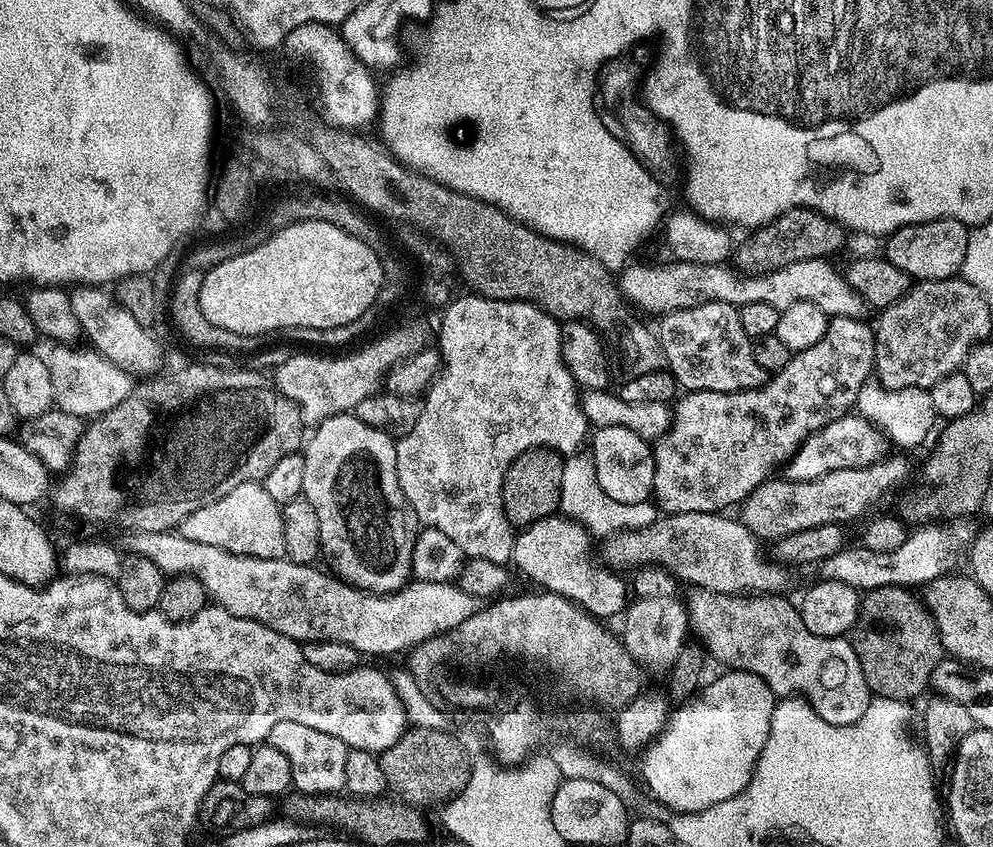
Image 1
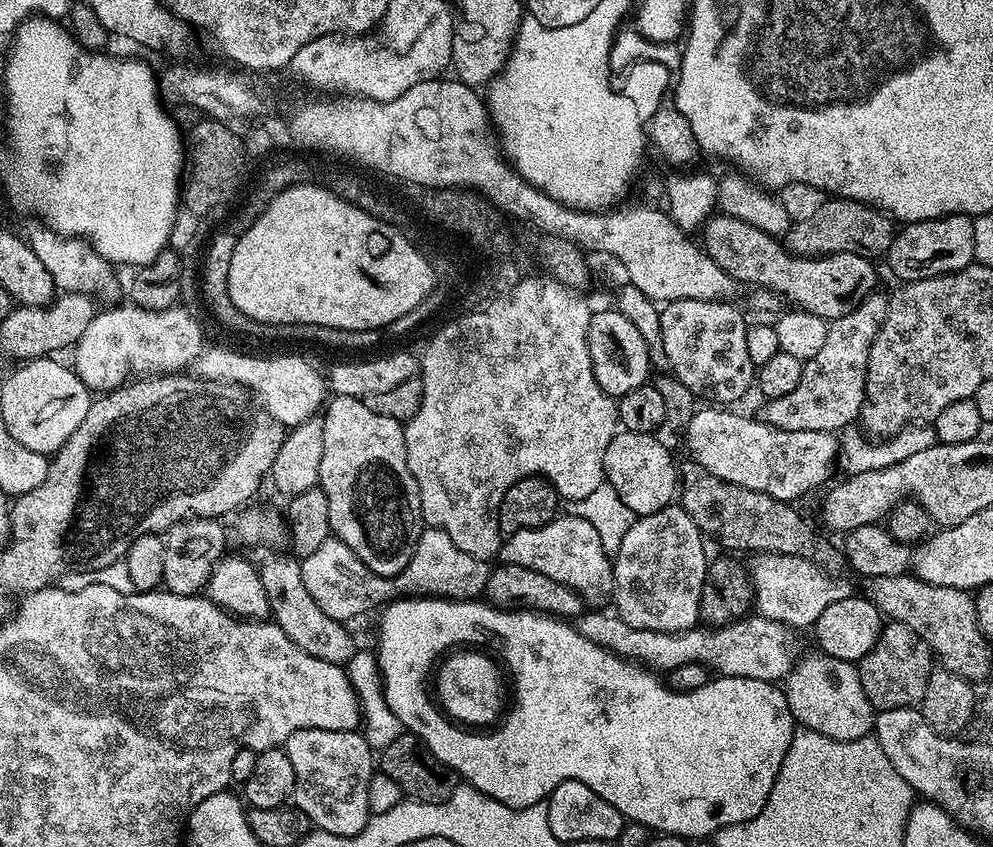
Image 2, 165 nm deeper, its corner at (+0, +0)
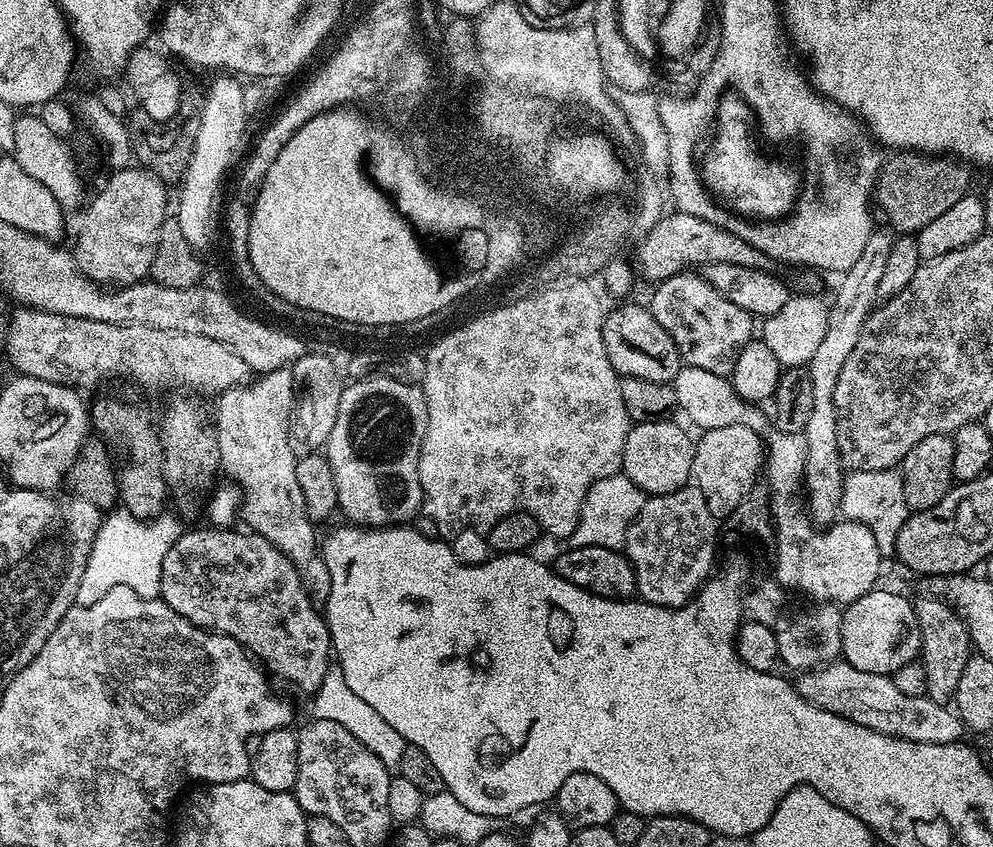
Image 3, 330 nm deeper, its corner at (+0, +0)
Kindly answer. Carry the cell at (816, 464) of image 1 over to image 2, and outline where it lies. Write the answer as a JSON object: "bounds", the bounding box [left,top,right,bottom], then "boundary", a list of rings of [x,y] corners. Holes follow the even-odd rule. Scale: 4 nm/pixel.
{"bounds":[688,406,840,502],"boundary":[[[704,406],[688,420],[688,452],[691,459],[701,463],[712,475],[726,483],[734,483],[748,490],[764,491],[776,499],[787,502],[795,501],[795,496],[812,488],[832,468],[836,460],[836,451],[840,444],[836,441],[835,431],[815,432],[814,430],[798,430],[767,424],[764,420],[751,420],[748,416],[739,416],[736,410],[725,410],[720,406]]]}

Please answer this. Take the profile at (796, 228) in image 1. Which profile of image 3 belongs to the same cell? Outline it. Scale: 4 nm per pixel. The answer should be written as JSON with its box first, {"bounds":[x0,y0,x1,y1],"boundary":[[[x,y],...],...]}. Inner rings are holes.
{"bounds":[874,150,972,234],"boundary":[[[906,150],[903,151],[901,154],[893,155],[896,156],[887,161],[884,167],[880,169],[875,181],[874,181],[874,208],[877,213],[880,212],[882,215],[888,219],[887,227],[891,229],[893,233],[896,234],[915,234],[922,230],[922,226],[926,226],[929,222],[934,222],[934,218],[939,218],[941,214],[944,213],[945,210],[950,210],[950,206],[955,206],[958,202],[958,198],[962,198],[963,196],[969,195],[970,188],[968,188],[968,183],[971,182],[972,176],[968,173],[969,165],[967,163],[961,162],[955,158],[949,158],[947,155],[944,154],[921,154],[919,151],[916,150]]]}

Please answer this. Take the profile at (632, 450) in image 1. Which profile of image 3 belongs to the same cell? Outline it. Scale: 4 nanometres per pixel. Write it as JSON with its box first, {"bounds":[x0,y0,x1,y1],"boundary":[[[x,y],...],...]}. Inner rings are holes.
{"bounds":[623,419,695,496],"boundary":[[[669,419],[655,420],[653,423],[640,423],[633,425],[623,444],[623,475],[628,476],[632,482],[648,496],[658,496],[680,489],[689,483],[693,466],[693,450],[695,448],[692,438],[687,432]]]}

